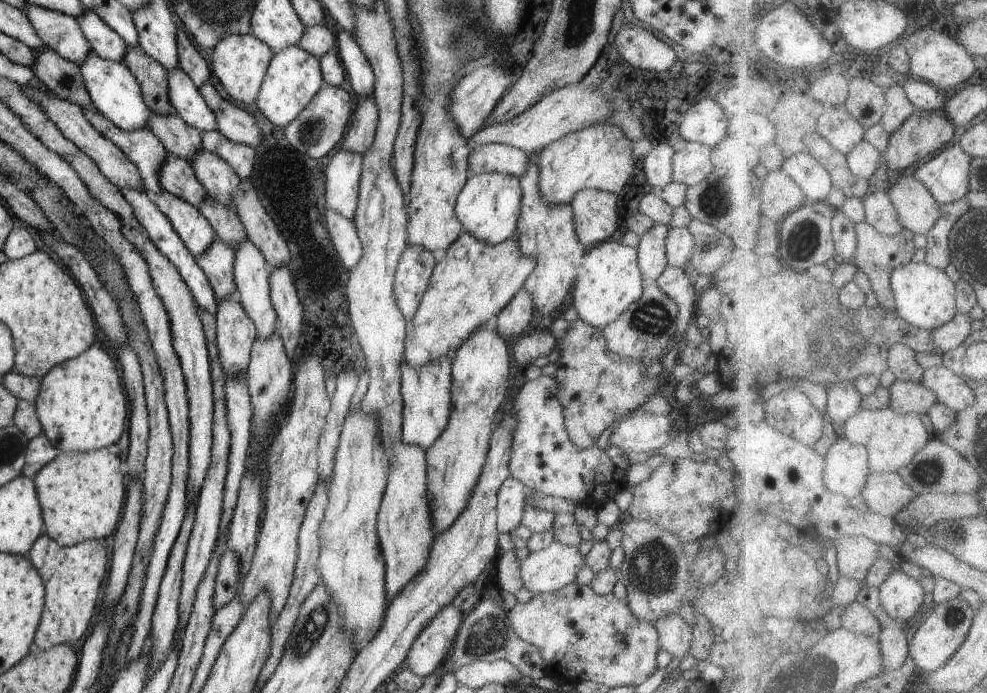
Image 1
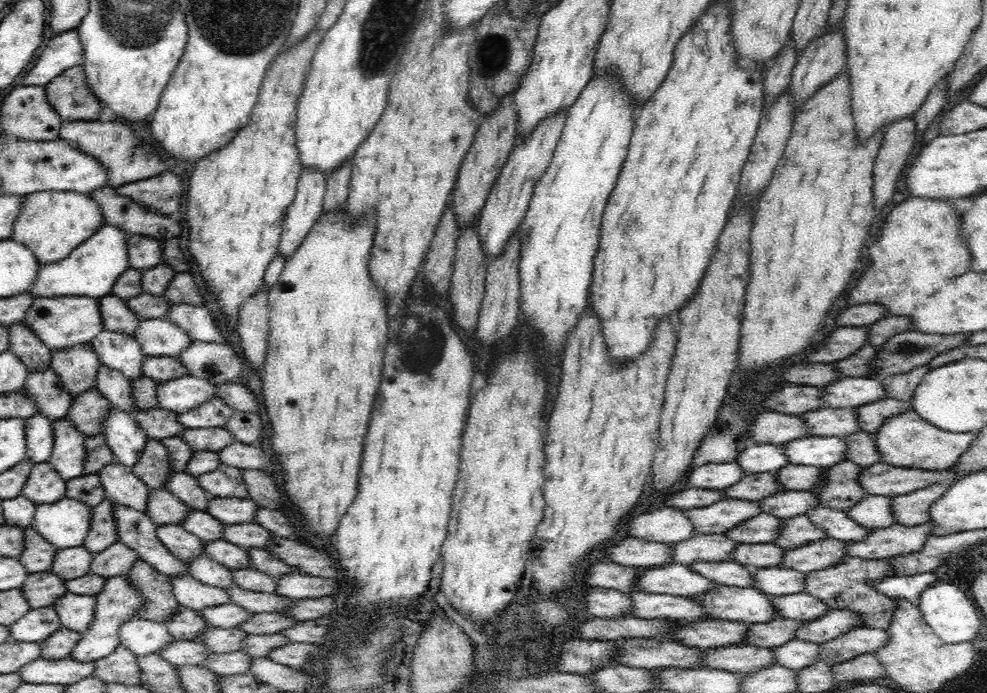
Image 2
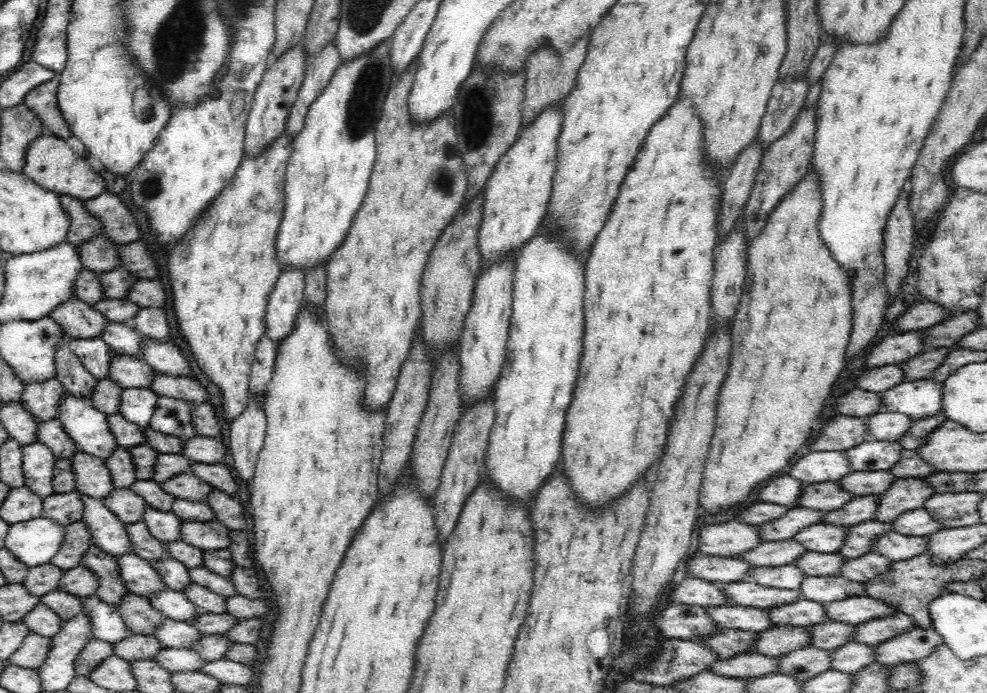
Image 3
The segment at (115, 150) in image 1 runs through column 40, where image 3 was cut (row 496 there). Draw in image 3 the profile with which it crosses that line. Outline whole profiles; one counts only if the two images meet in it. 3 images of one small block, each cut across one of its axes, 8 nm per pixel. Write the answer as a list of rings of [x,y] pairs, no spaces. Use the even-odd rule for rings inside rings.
[[[79,451],[70,458],[70,463],[79,494],[102,499],[115,489],[104,459]]]

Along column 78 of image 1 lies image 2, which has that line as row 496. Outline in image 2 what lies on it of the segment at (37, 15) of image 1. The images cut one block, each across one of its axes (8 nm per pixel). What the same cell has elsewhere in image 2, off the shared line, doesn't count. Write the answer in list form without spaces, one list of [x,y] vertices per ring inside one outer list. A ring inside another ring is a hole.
[[[48,461],[35,464],[20,495],[32,499],[36,506],[52,504],[54,501],[66,497],[66,482],[56,470],[52,469]]]

